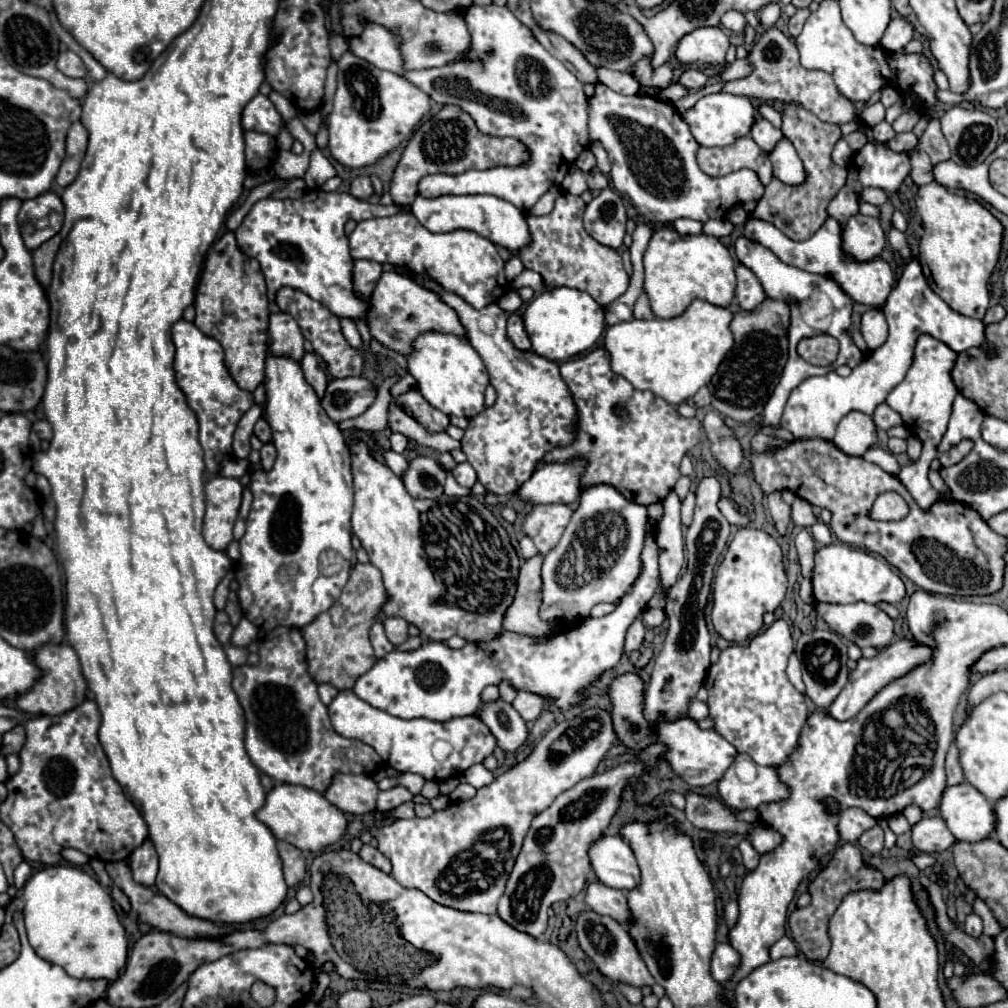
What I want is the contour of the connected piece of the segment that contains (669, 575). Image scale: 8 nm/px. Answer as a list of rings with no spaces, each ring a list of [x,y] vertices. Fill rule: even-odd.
[[[671,491],[663,499],[665,515],[657,523],[655,529],[655,541],[659,545],[659,571],[661,571],[661,581],[663,587],[671,587],[685,563],[685,553],[683,553],[683,531],[681,531],[681,499],[675,491]]]

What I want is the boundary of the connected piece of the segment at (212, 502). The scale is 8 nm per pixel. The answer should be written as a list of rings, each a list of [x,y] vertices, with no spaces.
[[[223,475],[209,479],[205,485],[207,509],[205,509],[205,519],[203,519],[203,539],[209,547],[213,547],[217,551],[225,551],[227,545],[233,541],[233,525],[235,525],[237,511],[241,505],[241,491],[243,491],[243,485],[237,479],[223,477]]]

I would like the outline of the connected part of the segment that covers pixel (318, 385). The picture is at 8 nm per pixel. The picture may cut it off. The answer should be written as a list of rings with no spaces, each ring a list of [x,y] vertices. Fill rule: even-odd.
[[[305,353],[305,355],[303,355],[301,369],[303,369],[303,375],[305,375],[307,383],[315,389],[315,393],[317,393],[319,397],[323,397],[325,387],[327,387],[327,377],[325,377],[323,369],[319,367],[315,353]]]

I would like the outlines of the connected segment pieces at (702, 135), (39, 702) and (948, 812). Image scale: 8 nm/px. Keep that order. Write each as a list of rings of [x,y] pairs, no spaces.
[[[713,93],[701,97],[689,111],[685,111],[683,121],[687,121],[695,141],[701,147],[723,147],[731,145],[735,139],[747,135],[755,121],[755,107],[747,97],[729,95],[729,93]]]
[[[43,645],[33,655],[35,663],[43,669],[43,677],[31,691],[17,697],[17,705],[21,711],[33,715],[59,715],[75,709],[75,705],[81,705],[87,699],[87,681],[81,673],[79,657],[69,645]]]
[[[973,785],[947,787],[941,799],[941,817],[957,841],[983,841],[995,833],[995,811]]]

